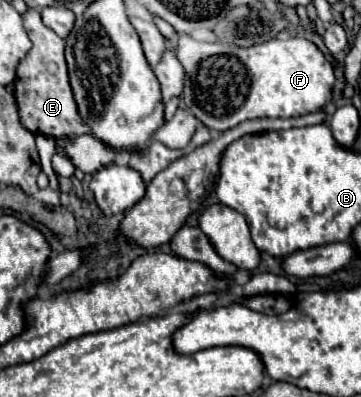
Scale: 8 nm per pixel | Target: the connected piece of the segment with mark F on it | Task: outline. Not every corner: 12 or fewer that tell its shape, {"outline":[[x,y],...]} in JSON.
{"outline":[[180,33],[182,99],[204,125],[184,149],[150,141],[144,183],[208,129],[290,119],[330,103],[316,43],[279,33],[238,49]]}

